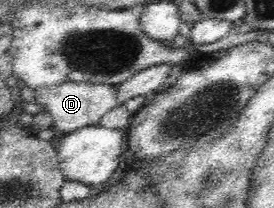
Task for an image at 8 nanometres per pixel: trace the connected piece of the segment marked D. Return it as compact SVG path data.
M87 81L60 83L55 86L43 86L35 95L36 103L42 107L42 111L49 112L53 118L52 122L55 122L55 128L63 134L73 132L82 126L99 124L100 118L108 110L115 109L121 104L116 97L116 88L111 85L93 85Z

